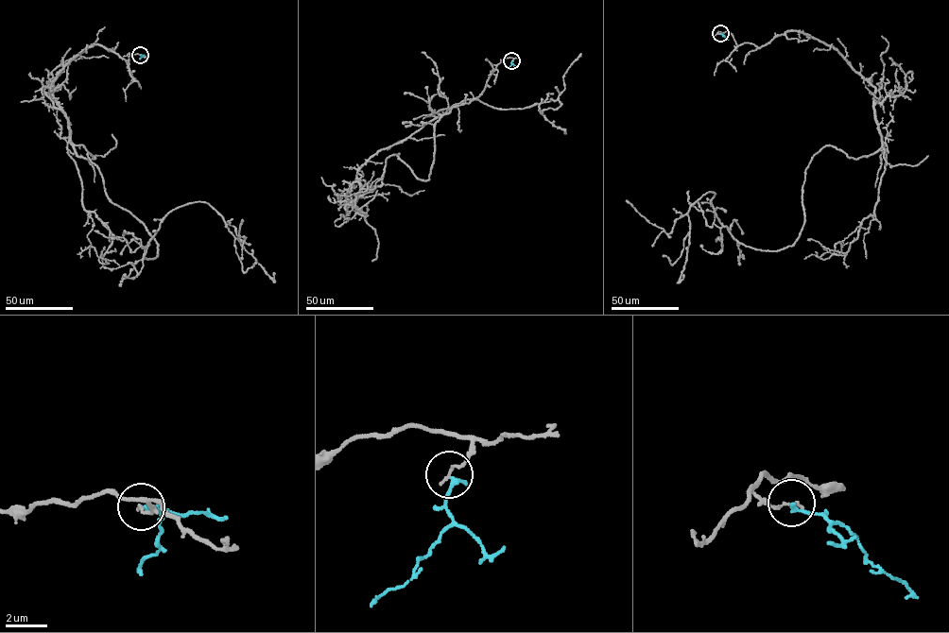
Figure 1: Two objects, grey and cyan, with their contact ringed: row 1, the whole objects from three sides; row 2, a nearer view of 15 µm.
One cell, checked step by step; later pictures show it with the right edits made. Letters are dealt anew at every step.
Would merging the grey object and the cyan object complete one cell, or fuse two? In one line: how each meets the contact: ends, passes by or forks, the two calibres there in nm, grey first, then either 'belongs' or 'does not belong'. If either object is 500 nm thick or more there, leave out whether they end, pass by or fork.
grey ends there; cyan ends there; 150 nm thick on the grey side, 180 nm on the other; does not belong

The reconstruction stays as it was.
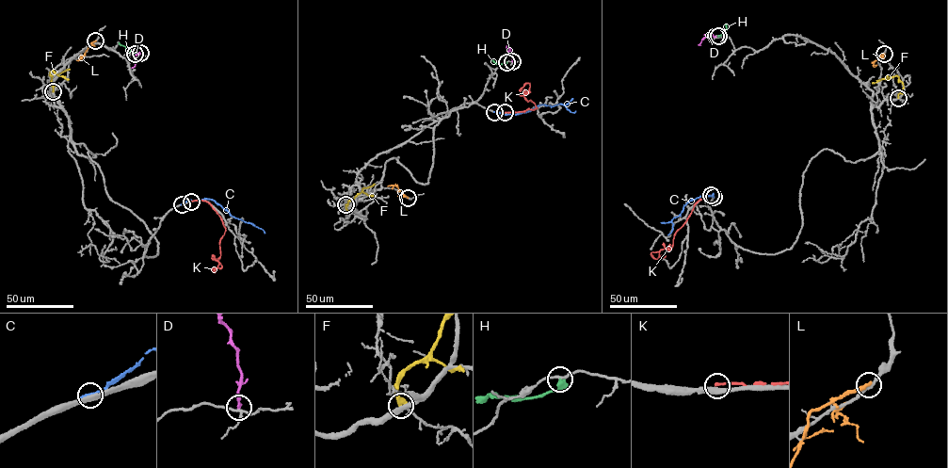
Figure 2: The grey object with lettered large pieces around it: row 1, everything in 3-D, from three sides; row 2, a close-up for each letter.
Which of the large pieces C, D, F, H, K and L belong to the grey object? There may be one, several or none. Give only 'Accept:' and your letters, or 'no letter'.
Accept: no letter

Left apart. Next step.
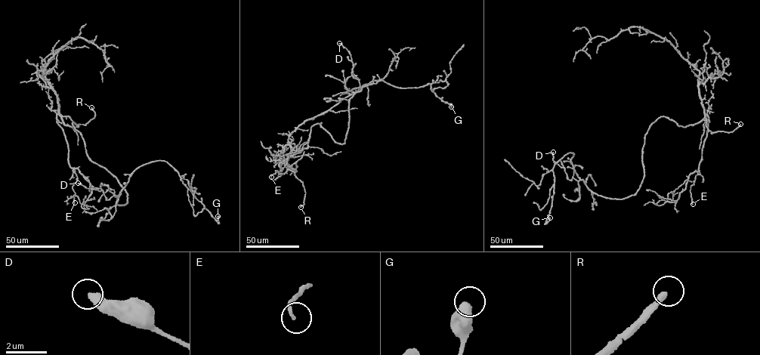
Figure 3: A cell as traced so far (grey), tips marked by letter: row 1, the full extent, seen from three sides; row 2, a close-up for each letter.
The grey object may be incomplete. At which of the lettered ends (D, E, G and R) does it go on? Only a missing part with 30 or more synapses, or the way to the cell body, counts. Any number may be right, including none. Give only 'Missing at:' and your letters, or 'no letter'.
Missing at: R

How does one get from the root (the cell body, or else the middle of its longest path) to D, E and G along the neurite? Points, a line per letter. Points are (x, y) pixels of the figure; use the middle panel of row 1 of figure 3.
D: (319, 123), (335, 141), (343, 143), (350, 99), (361, 91), (359, 80), (351, 74), (350, 54), (339, 43)
E: (319, 123), (311, 127), (308, 146), (280, 163), (282, 170), (277, 171), (282, 174), (275, 170), (271, 177)
G: (319, 123), (343, 143), (350, 99), (381, 80), (401, 88), (431, 84), (435, 95), (451, 106)

